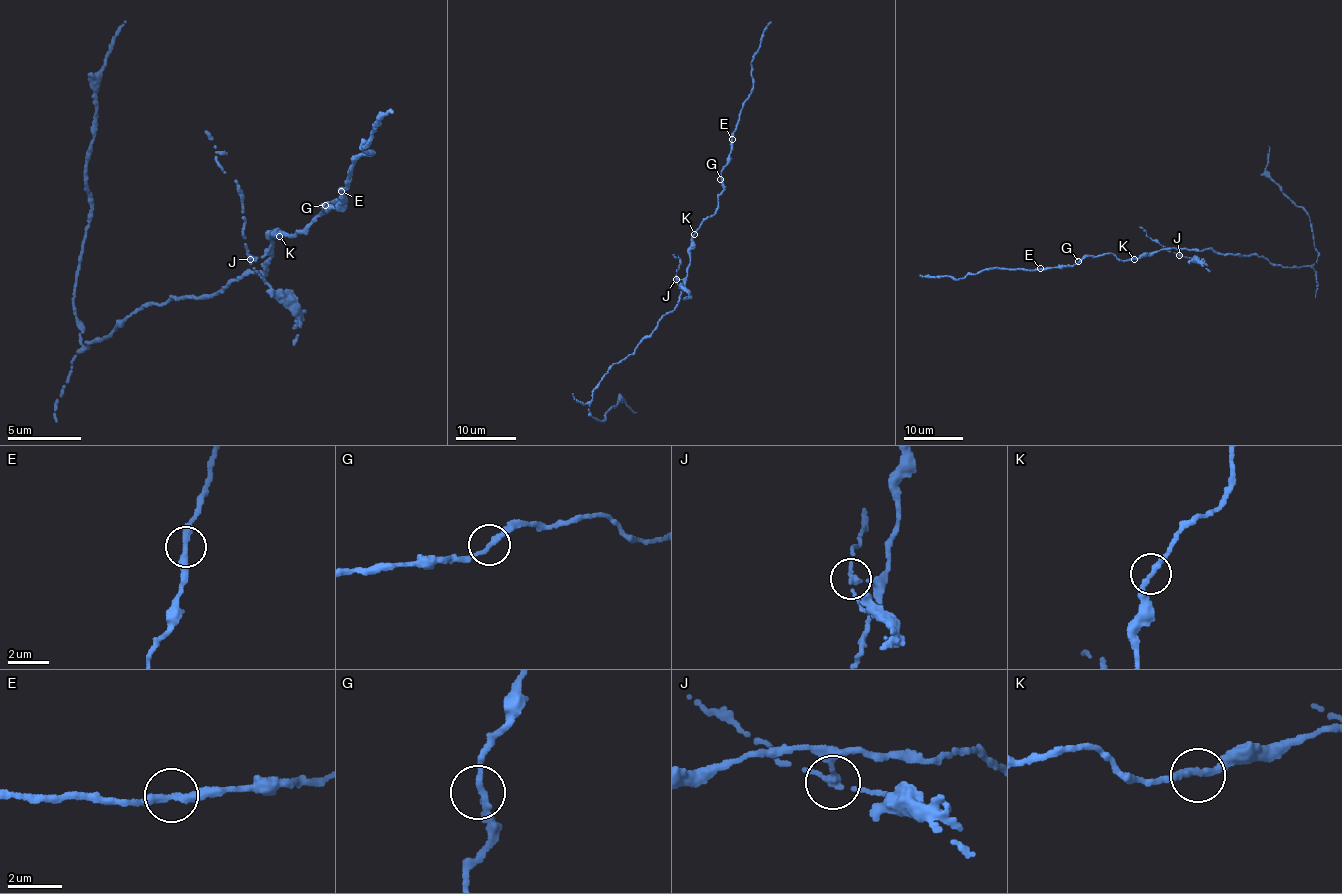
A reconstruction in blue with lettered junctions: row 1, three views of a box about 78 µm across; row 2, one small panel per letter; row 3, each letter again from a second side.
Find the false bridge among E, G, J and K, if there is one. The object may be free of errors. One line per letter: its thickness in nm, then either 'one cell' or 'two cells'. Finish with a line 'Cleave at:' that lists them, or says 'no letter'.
E: 300 nm thick; one cell
G: 260 nm thick; one cell
J: 240 nm thick; two cells
K: 280 nm thick; one cell
Cleave at: J

